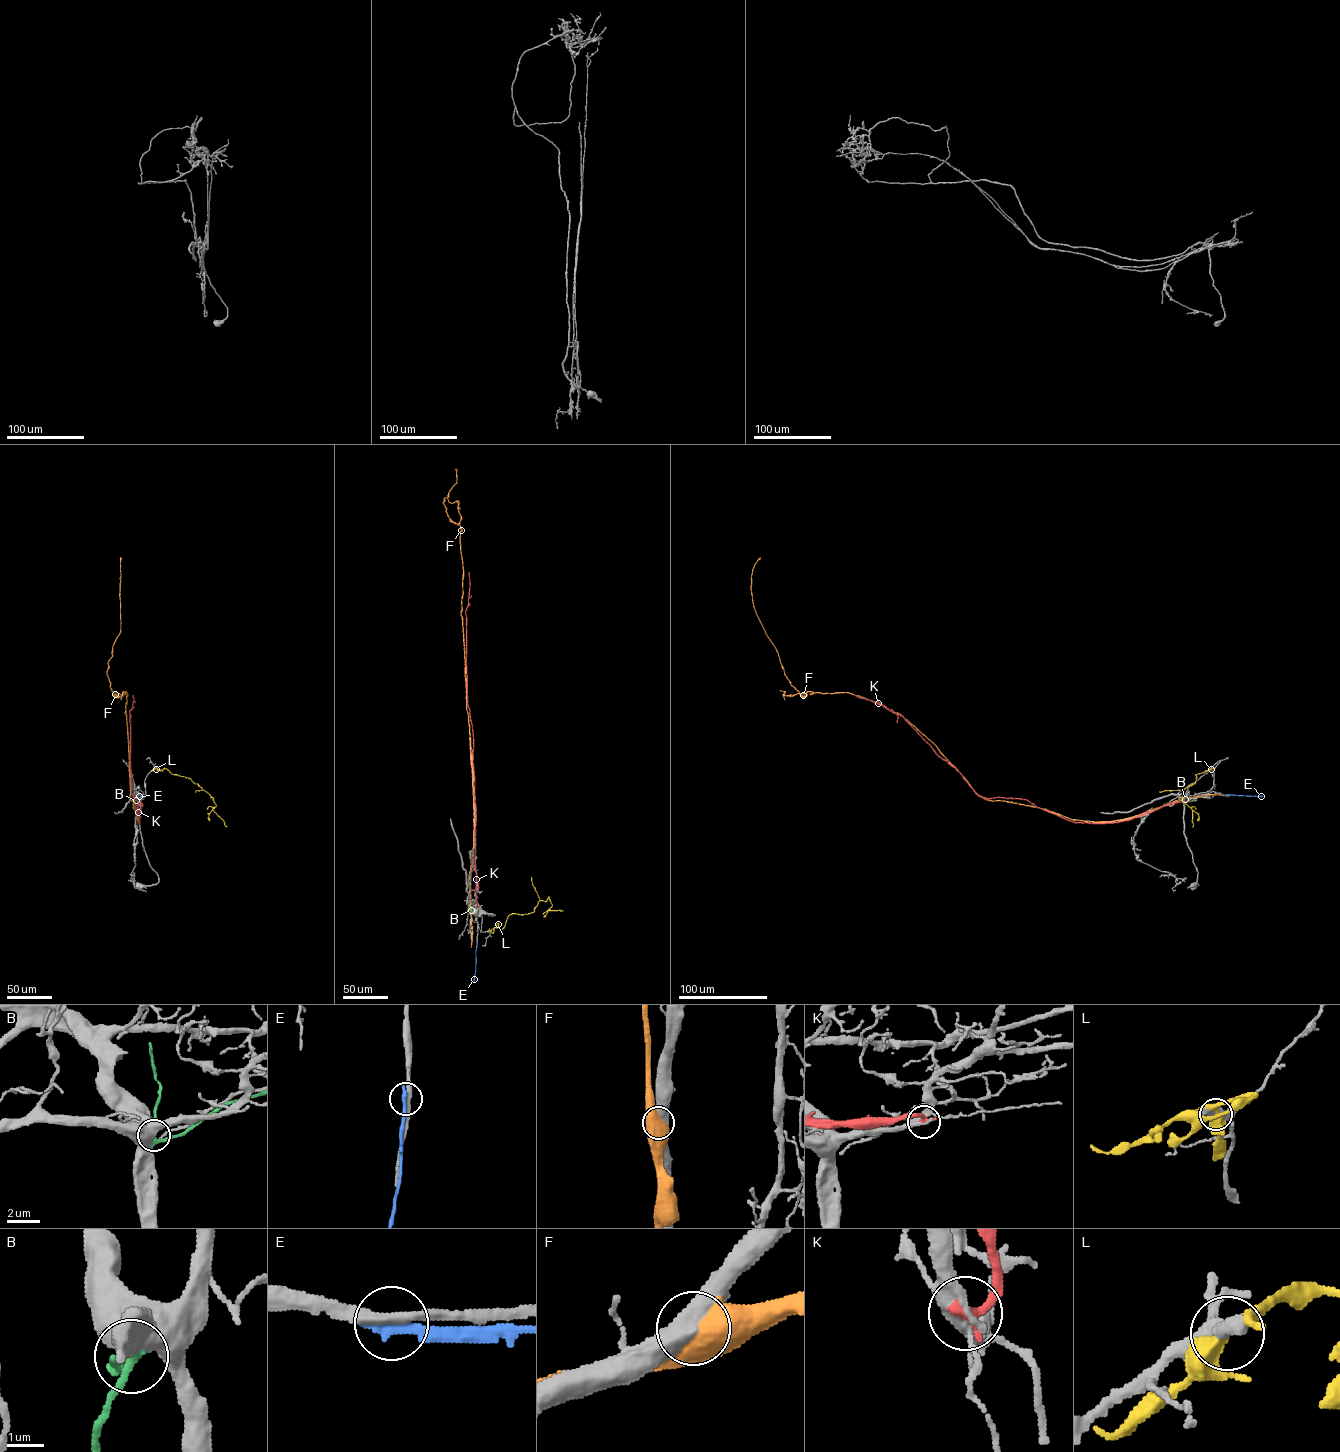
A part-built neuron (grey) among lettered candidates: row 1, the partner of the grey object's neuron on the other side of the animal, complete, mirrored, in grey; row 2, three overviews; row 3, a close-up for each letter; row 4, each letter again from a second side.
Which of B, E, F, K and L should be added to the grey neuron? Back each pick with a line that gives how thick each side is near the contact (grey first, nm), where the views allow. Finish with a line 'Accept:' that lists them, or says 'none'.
Accept: none

